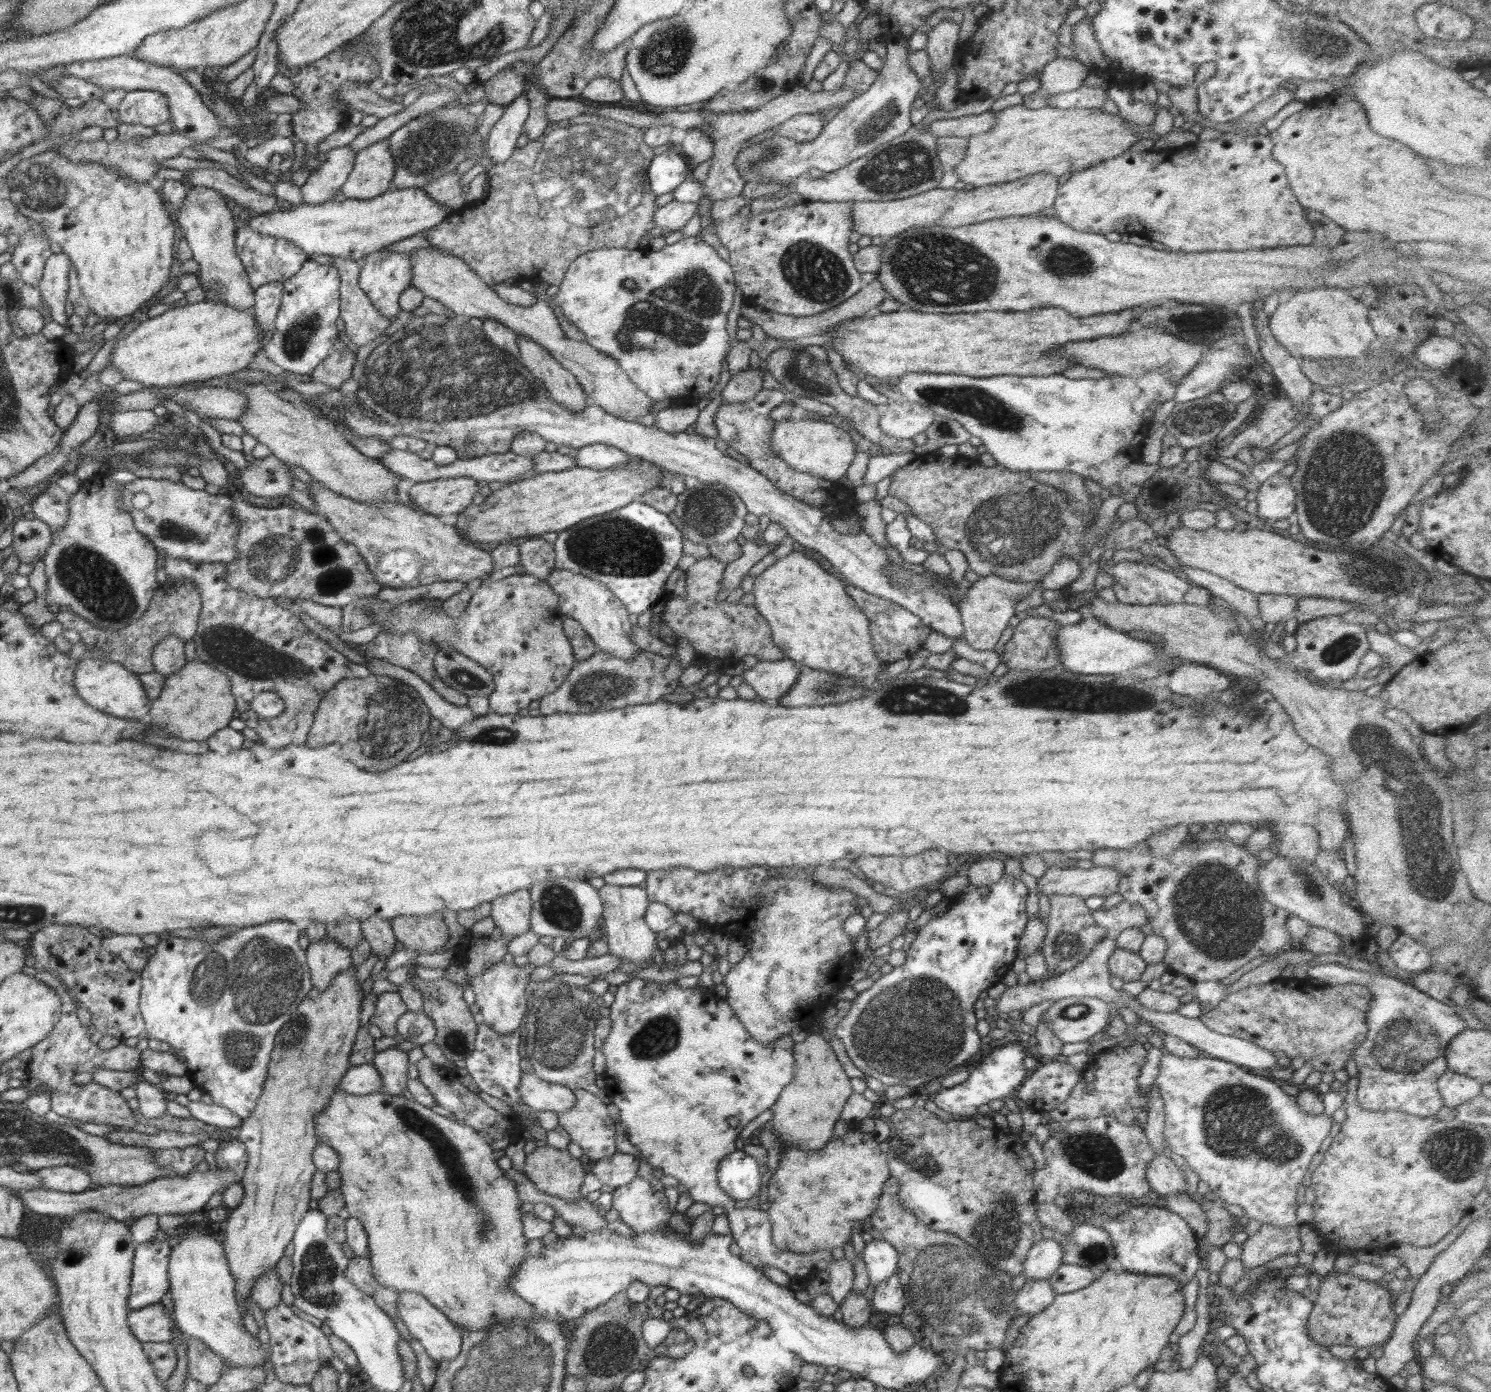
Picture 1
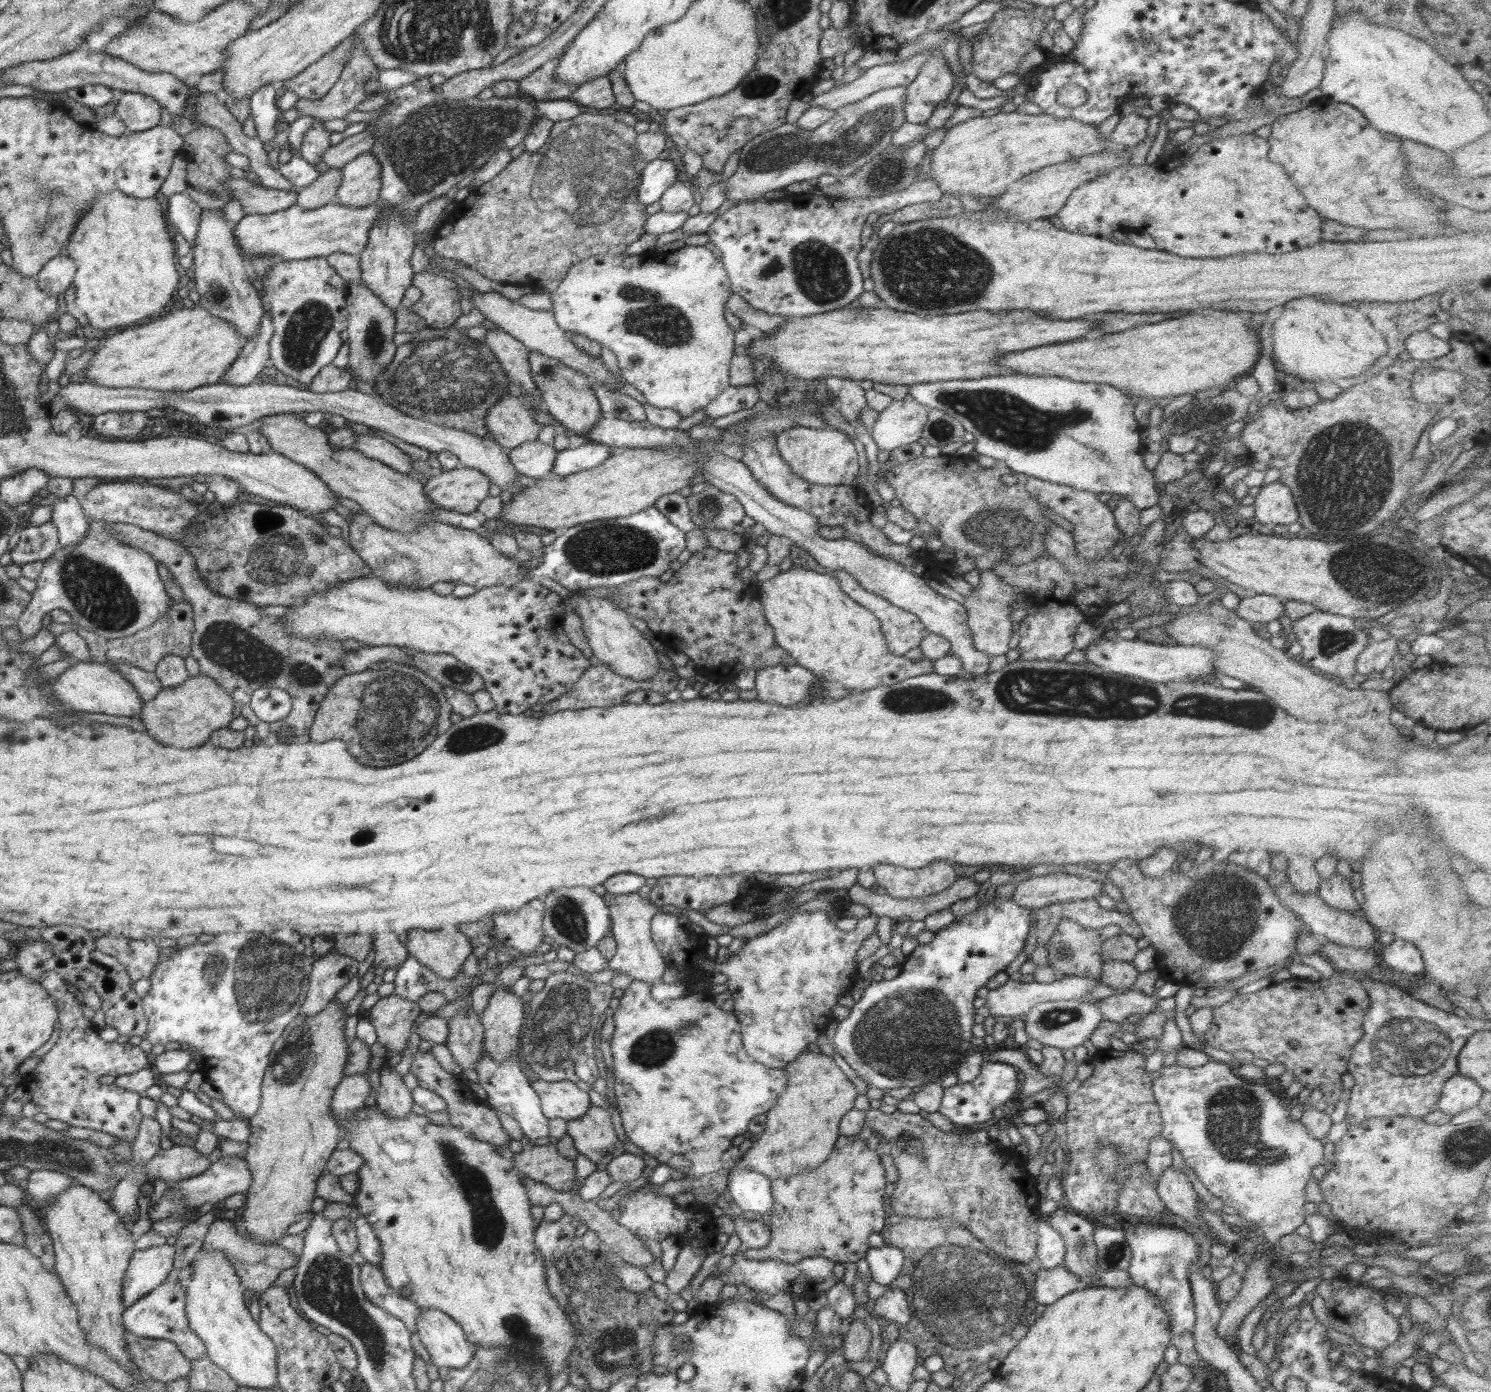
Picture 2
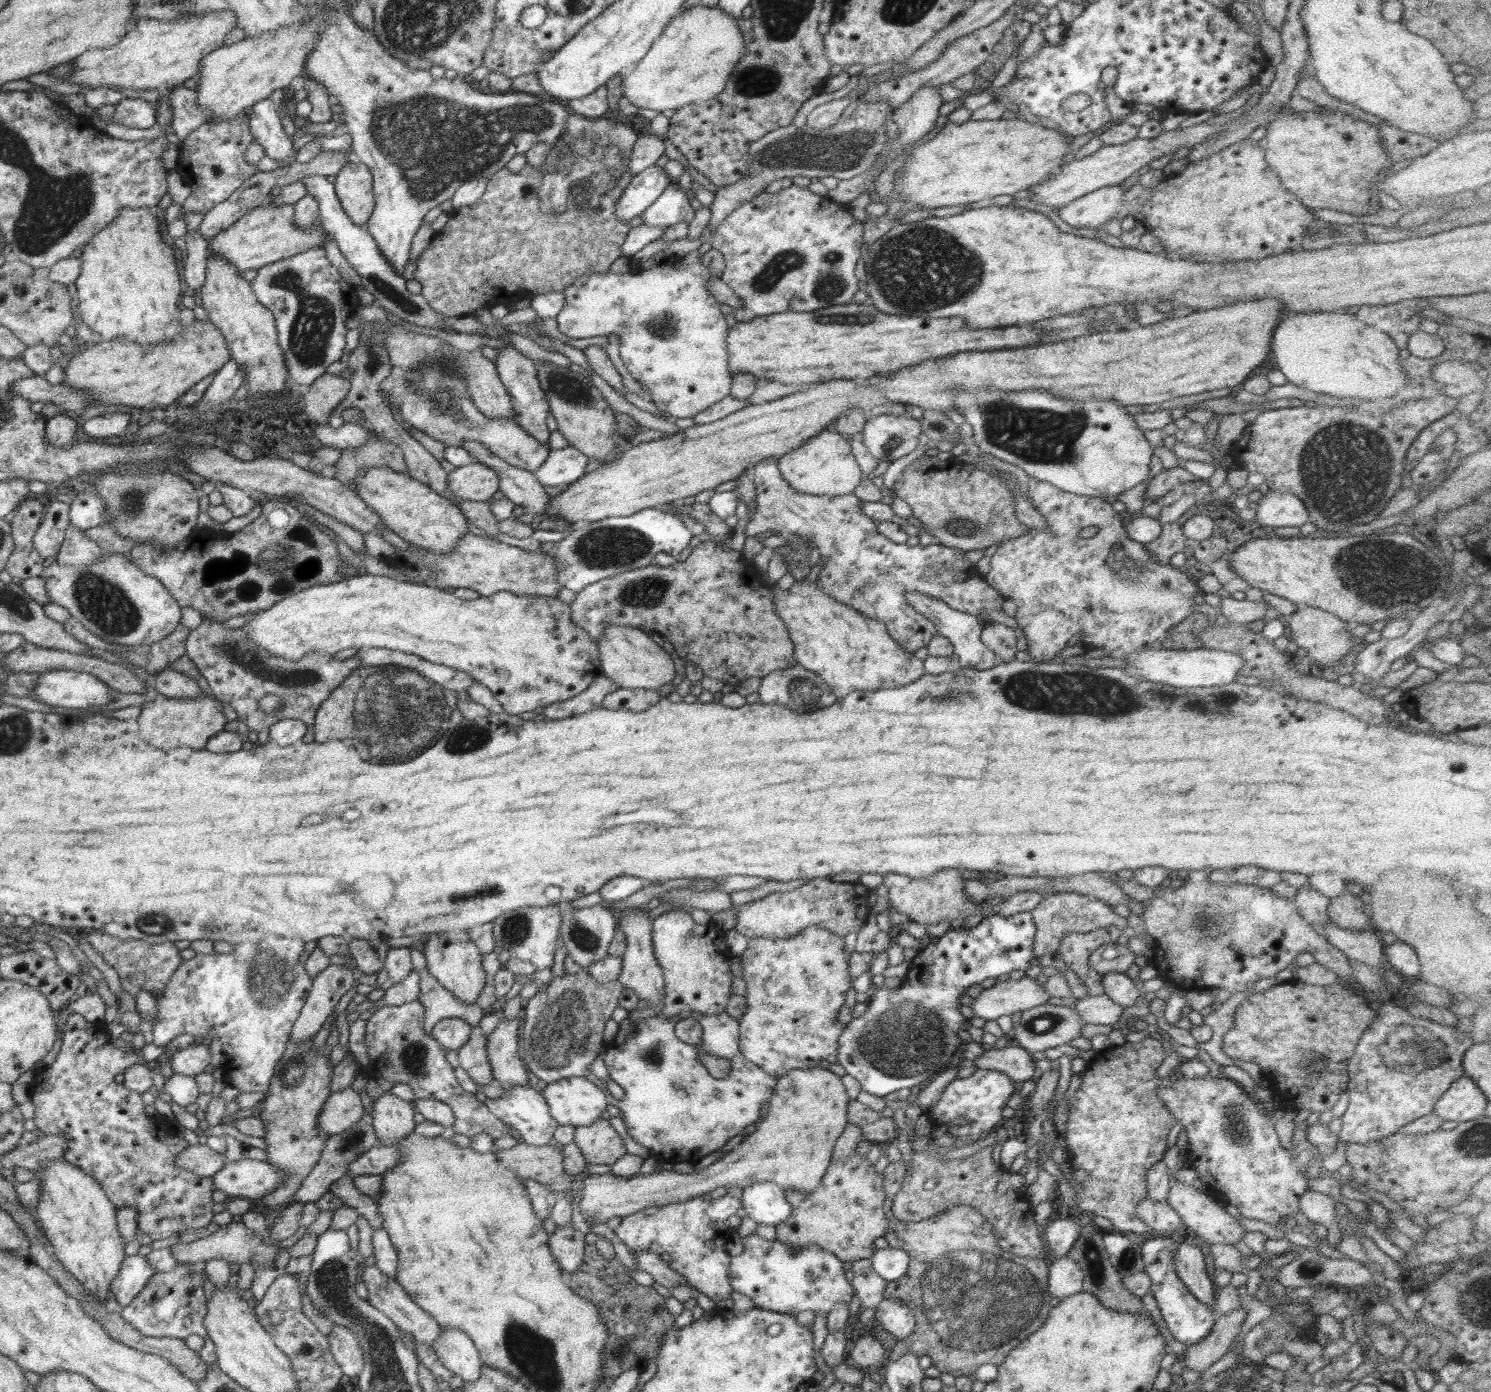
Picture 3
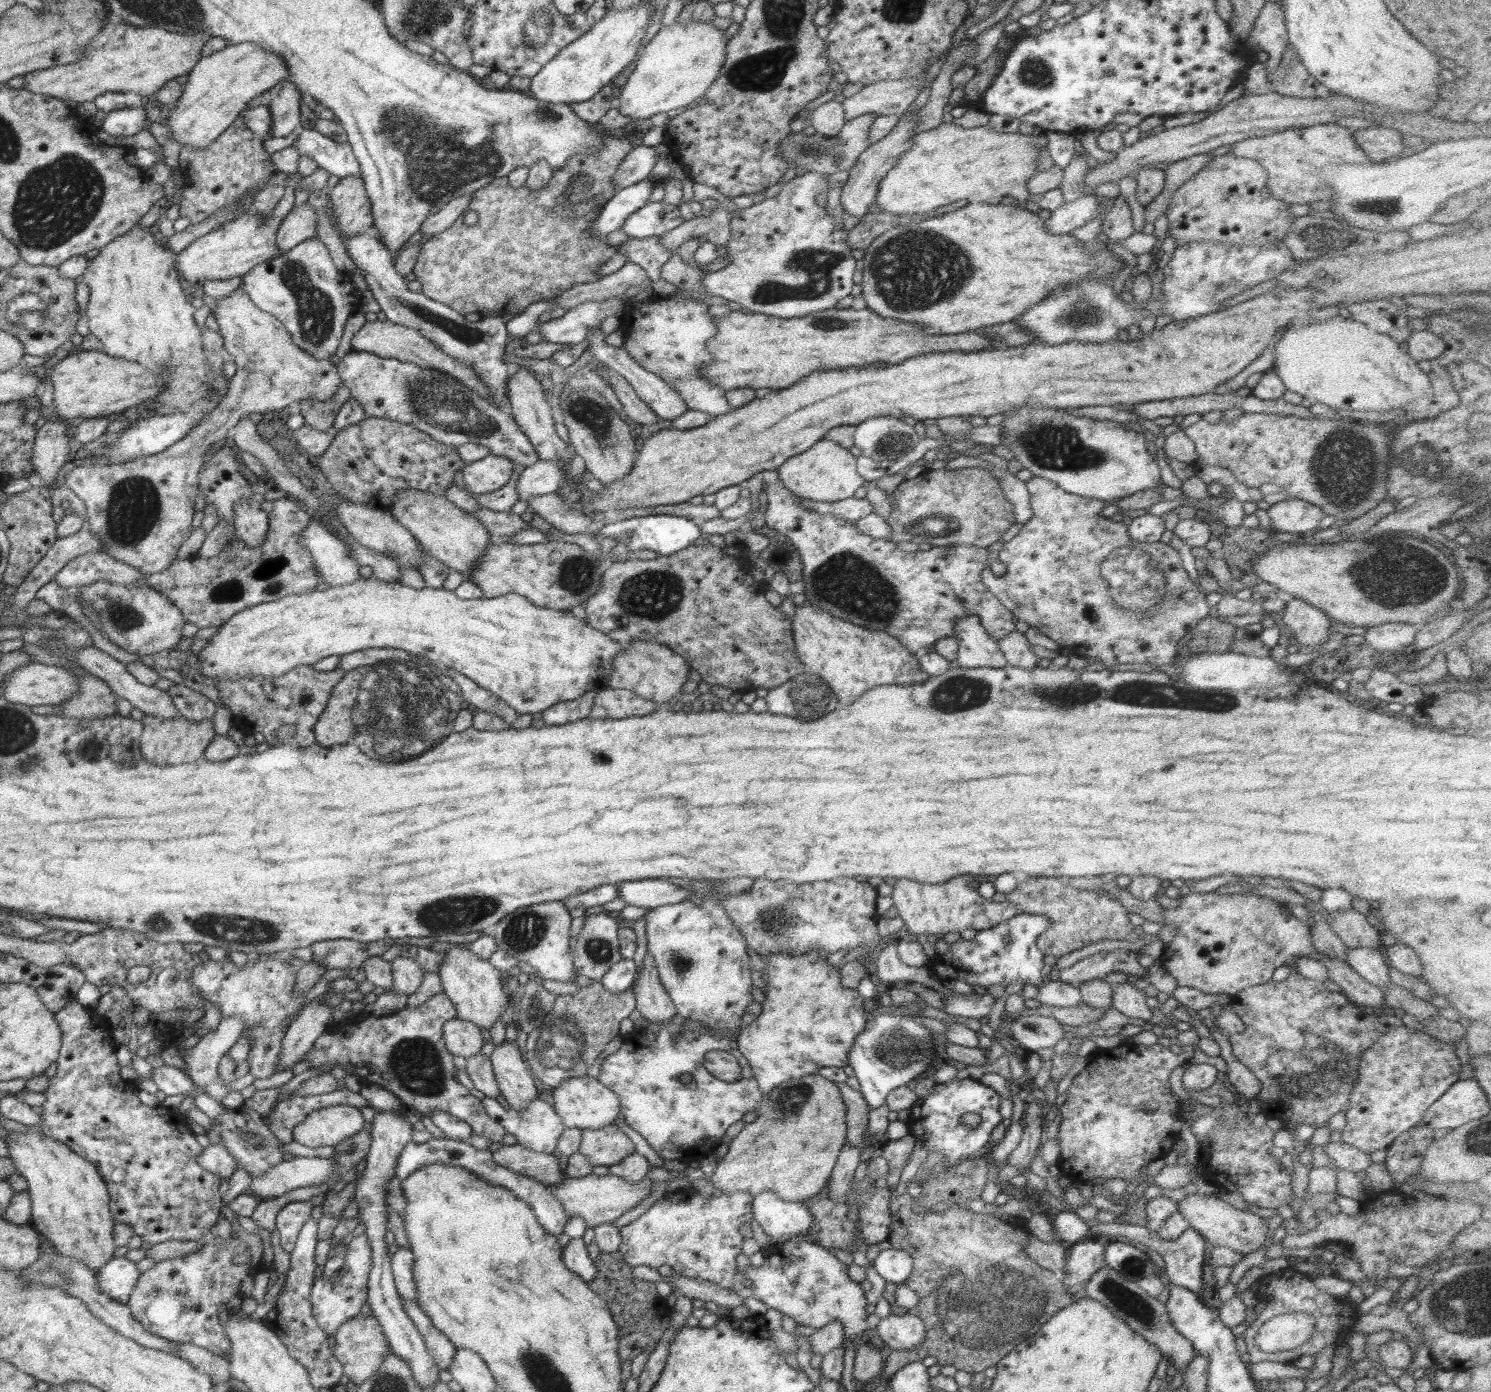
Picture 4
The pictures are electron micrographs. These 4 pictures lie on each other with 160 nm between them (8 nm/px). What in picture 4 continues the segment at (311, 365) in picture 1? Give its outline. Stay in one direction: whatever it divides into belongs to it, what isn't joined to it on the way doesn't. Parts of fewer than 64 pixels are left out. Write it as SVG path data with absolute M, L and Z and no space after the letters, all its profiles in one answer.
M317 237L308 239L282 256L258 264L242 277L239 288L248 298L264 312L277 318L286 331L292 335L294 345L311 354L314 358L324 360L335 354L340 346L348 316L361 310L361 290L354 287L352 278L333 264L328 247Z

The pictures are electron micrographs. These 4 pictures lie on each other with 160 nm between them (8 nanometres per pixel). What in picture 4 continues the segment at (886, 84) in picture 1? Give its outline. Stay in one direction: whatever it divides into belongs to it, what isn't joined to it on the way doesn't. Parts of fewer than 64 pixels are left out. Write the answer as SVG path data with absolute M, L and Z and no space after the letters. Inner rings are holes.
M863 114L862 116L845 120L841 131L833 137L820 133L811 136L804 135L802 131L790 133L789 139L779 146L779 154L789 162L807 170L807 172L821 172L822 174L834 174L840 170L849 171L859 156L866 150L869 144L869 132L874 119L878 115ZM720 205L710 216L700 216L697 219L685 221L680 226L666 232L660 237L660 242L672 254L676 253L679 246L686 240L698 239L698 237L706 237L714 245L725 246L728 250L727 245L731 236L730 222L728 209Z

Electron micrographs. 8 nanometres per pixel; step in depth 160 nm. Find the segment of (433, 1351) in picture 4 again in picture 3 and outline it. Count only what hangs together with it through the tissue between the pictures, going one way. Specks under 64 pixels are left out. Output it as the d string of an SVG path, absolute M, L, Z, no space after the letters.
M372 1265L364 1269L361 1278L364 1281L364 1285L366 1285L366 1289L368 1289L367 1302L375 1306L380 1312L383 1312L388 1318L391 1318L399 1330L409 1332L416 1341L430 1346L435 1341L435 1338L438 1338L442 1327L432 1318L431 1314L428 1314L420 1306L412 1302L409 1295L395 1280L392 1280L392 1277L389 1277L378 1267Z

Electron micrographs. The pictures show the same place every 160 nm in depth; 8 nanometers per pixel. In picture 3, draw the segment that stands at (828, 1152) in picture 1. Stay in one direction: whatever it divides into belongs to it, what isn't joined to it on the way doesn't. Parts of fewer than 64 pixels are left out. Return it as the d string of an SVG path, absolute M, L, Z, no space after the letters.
M856 1151L844 1162L832 1159L816 1190L812 1190L812 1192L785 1190L785 1194L788 1203L794 1210L792 1210L792 1216L784 1224L776 1226L776 1239L791 1246L792 1249L817 1246L835 1254L843 1262L854 1262L858 1259L869 1259L877 1249L874 1241L879 1237L884 1237L888 1231L889 1220L884 1211L883 1176L876 1172L875 1166L868 1162L867 1157L863 1158L860 1154L856 1154Z

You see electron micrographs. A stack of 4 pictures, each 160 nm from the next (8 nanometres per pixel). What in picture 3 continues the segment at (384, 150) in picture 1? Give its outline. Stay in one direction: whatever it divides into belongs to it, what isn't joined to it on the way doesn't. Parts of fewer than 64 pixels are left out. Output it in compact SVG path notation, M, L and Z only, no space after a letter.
M353 158L338 171L334 186L344 213L356 226L364 226L375 206L370 169Z

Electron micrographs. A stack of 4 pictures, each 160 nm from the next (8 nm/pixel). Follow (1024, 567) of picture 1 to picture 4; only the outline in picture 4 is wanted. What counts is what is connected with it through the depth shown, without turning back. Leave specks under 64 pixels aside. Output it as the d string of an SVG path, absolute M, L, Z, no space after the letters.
M958 468L956 470L930 470L916 478L905 480L894 491L896 509L892 510L887 520L891 526L891 538L894 544L906 540L922 544L927 542L932 547L948 545L966 545L987 548L994 542L998 542L1002 535L1016 524L1013 504L1003 495L999 478L990 475L986 469Z

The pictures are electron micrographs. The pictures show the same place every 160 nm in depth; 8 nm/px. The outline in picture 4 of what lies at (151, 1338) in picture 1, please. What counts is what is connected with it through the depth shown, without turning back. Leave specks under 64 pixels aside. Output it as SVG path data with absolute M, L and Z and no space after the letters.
M214 1236L211 1242L203 1243L201 1249L192 1254L155 1262L138 1277L130 1295L128 1305L133 1319L156 1336L176 1343L189 1342L227 1358L231 1344L218 1314L220 1306L228 1310L232 1298L240 1297L241 1282L250 1275L250 1260L236 1265L232 1262L247 1250L248 1245L240 1237L232 1236L228 1241Z

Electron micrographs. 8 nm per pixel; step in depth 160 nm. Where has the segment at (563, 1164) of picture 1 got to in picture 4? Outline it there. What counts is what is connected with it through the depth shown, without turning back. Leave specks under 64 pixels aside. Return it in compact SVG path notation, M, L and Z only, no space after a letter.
M502 1146L493 1153L493 1160L511 1172L522 1174L546 1187L556 1187L564 1181L563 1164L550 1154L539 1153L524 1146Z

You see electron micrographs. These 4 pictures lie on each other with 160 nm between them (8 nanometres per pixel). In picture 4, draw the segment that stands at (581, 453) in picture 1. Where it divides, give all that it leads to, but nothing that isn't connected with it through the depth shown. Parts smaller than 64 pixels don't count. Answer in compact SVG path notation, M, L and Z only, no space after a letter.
M538 459L532 466L527 466L517 483L517 493L523 501L535 496L558 492L564 482L564 465L561 460Z

